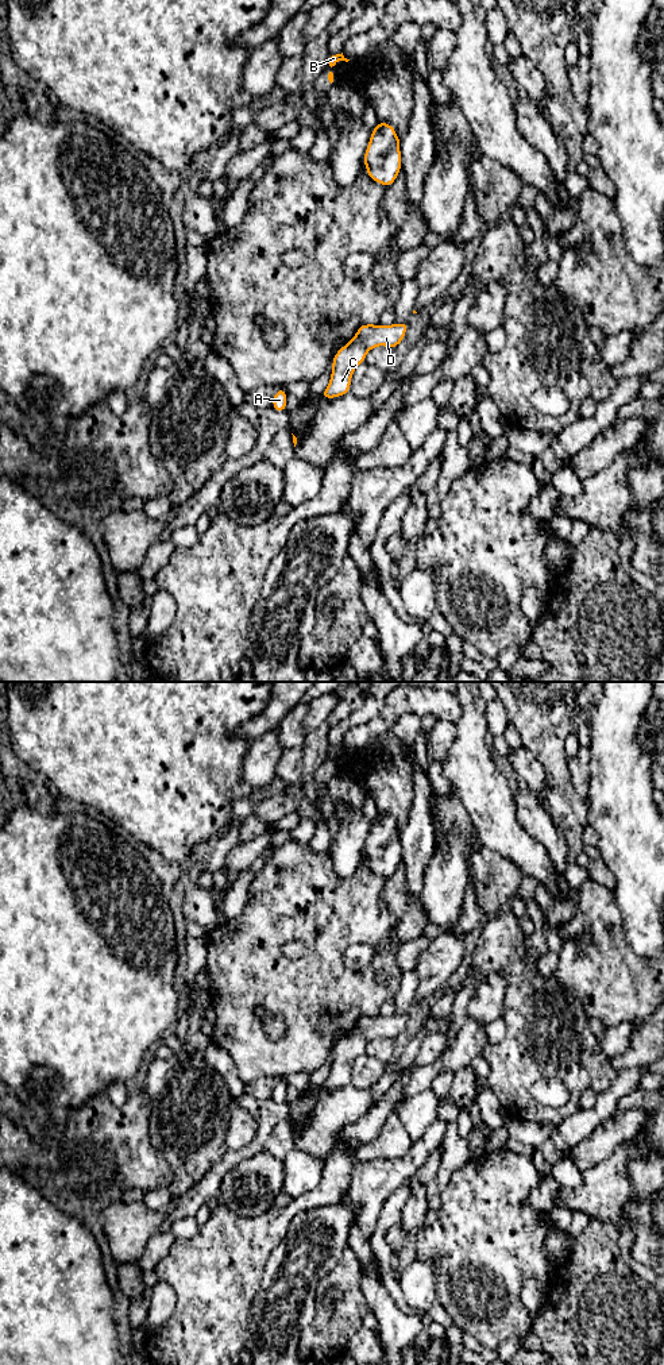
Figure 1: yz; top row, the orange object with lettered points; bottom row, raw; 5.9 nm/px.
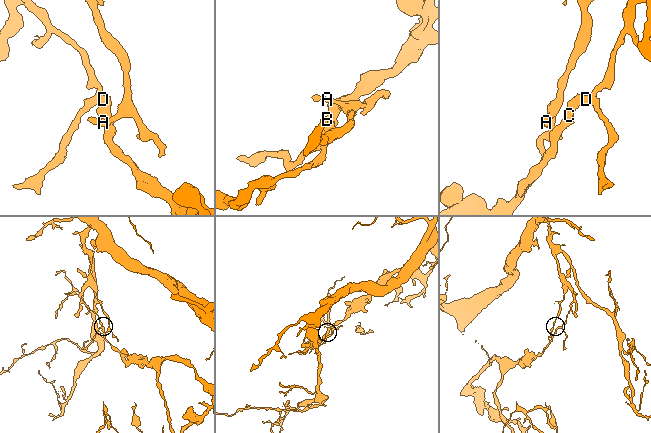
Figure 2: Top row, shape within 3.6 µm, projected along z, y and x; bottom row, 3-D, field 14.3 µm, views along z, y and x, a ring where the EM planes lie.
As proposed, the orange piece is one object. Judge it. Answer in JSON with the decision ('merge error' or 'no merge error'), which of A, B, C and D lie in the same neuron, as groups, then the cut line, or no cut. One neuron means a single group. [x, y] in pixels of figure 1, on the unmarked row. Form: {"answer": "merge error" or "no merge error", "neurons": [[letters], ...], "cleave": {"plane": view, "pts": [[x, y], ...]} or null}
{"answer": "merge error", "neurons": [["A", "B", "D"], ["C"]], "cleave": {"plane": "yz", "pts": [[356, 1026], [367, 1041]]}}

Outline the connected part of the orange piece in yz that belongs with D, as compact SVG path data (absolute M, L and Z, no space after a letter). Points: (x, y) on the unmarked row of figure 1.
M408 1013L393 1017L363 1015L358 1019L356 1027L367 1042L378 1037L395 1040L404 1032L406 1021Z

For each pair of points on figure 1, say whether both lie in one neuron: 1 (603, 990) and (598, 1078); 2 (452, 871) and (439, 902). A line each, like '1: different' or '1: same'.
1: different
2: same

